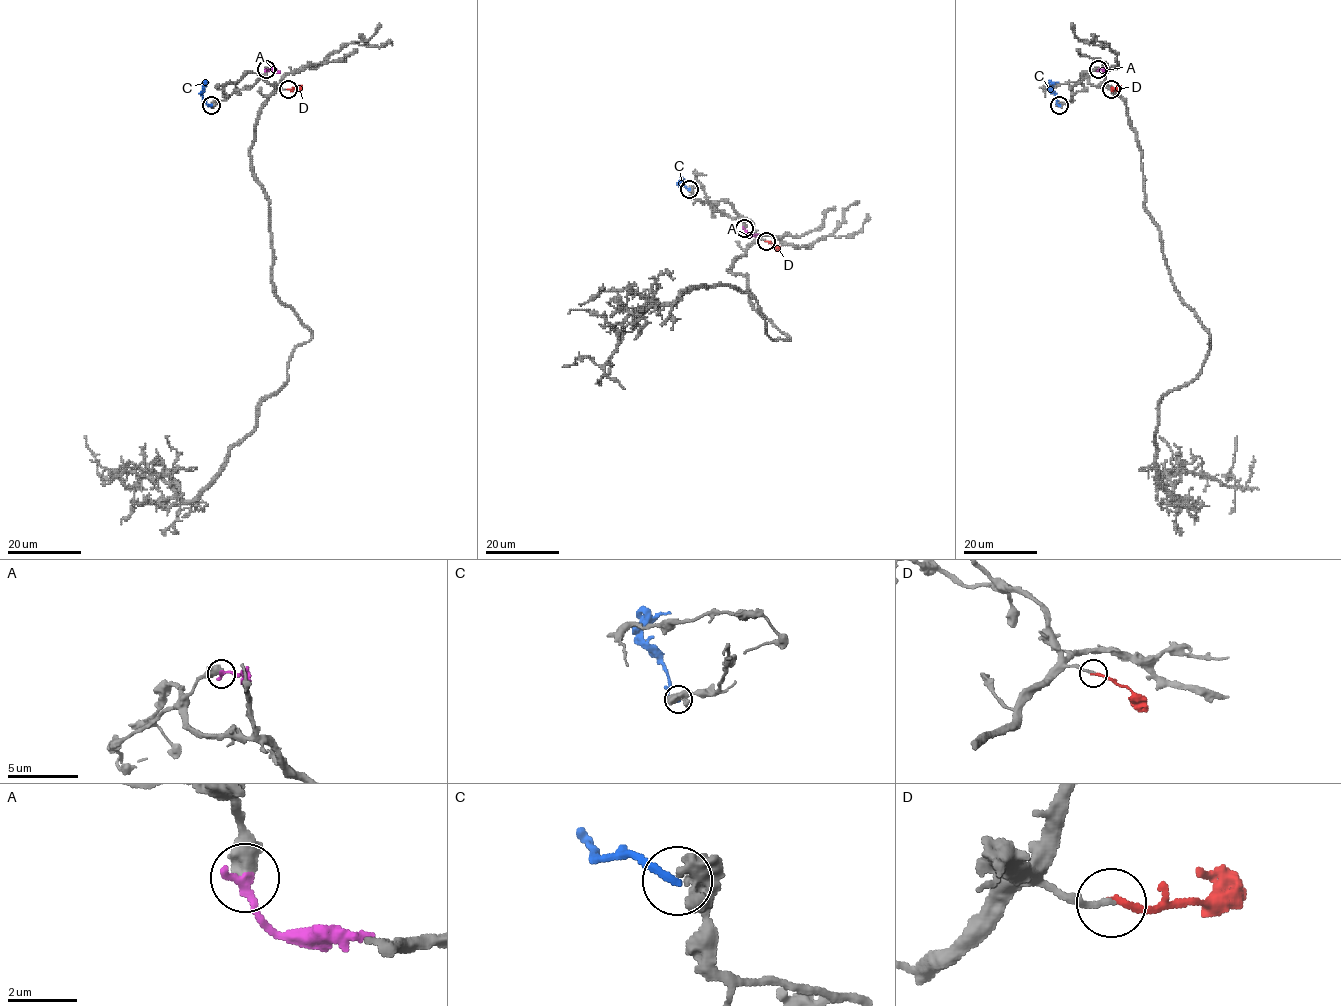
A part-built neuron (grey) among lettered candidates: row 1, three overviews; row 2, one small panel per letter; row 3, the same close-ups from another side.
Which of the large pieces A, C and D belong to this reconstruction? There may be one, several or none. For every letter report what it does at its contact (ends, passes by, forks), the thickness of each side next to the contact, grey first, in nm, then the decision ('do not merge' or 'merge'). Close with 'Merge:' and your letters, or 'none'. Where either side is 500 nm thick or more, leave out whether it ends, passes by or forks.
A: 600/280 nm | do not merge
C: 550/200 nm | do not merge
D: it ends | 160/180 nm | merge
Merge: D

